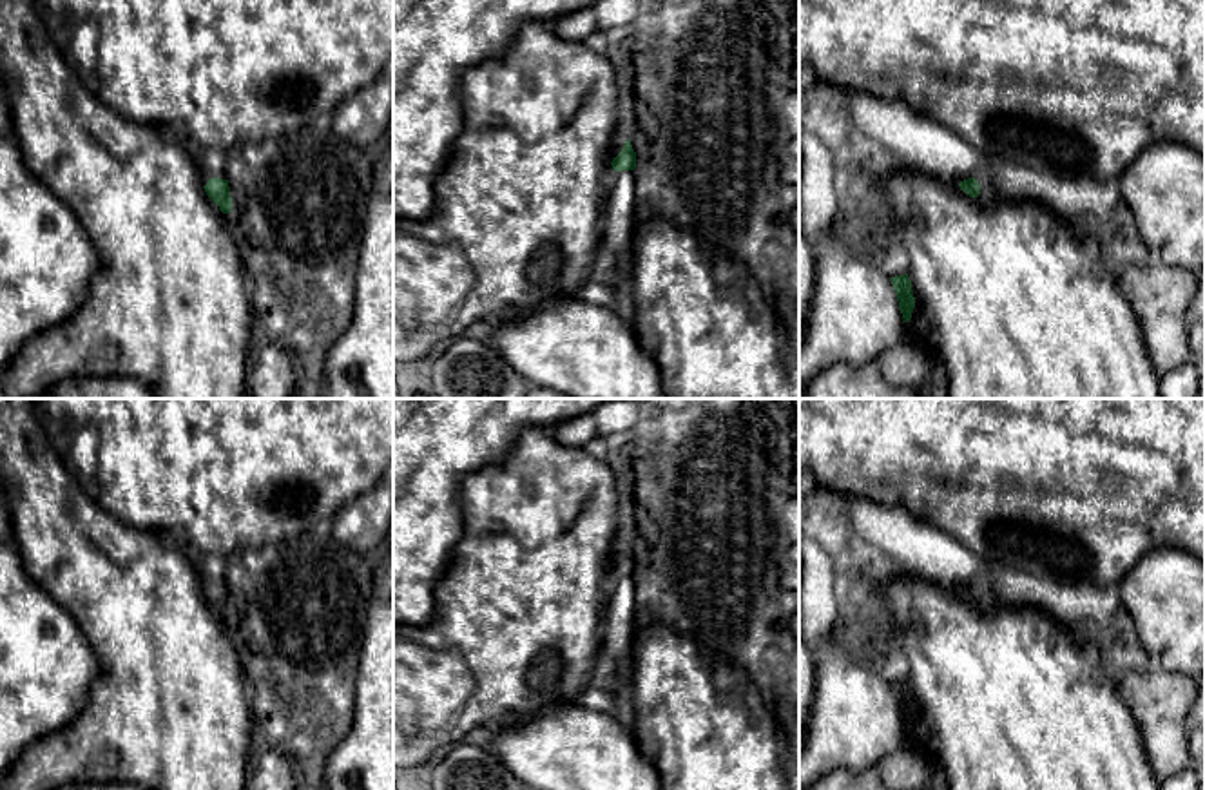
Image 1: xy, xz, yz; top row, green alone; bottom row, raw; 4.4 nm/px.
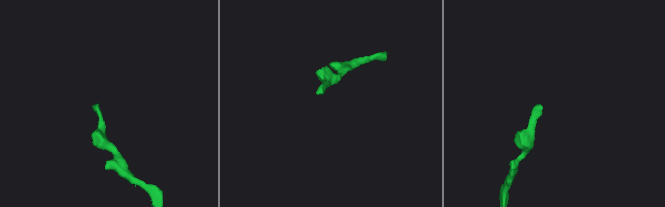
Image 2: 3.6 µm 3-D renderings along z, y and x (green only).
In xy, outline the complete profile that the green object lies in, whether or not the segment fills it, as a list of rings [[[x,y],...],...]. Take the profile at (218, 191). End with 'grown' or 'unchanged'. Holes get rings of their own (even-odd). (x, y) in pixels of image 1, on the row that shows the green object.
[[[196,165],[207,196],[219,207],[223,214],[232,212],[232,198],[228,179],[214,178],[207,169]]] | grown

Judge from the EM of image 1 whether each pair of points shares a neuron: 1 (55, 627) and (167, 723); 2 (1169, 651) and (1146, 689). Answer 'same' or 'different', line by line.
1: different
2: different

